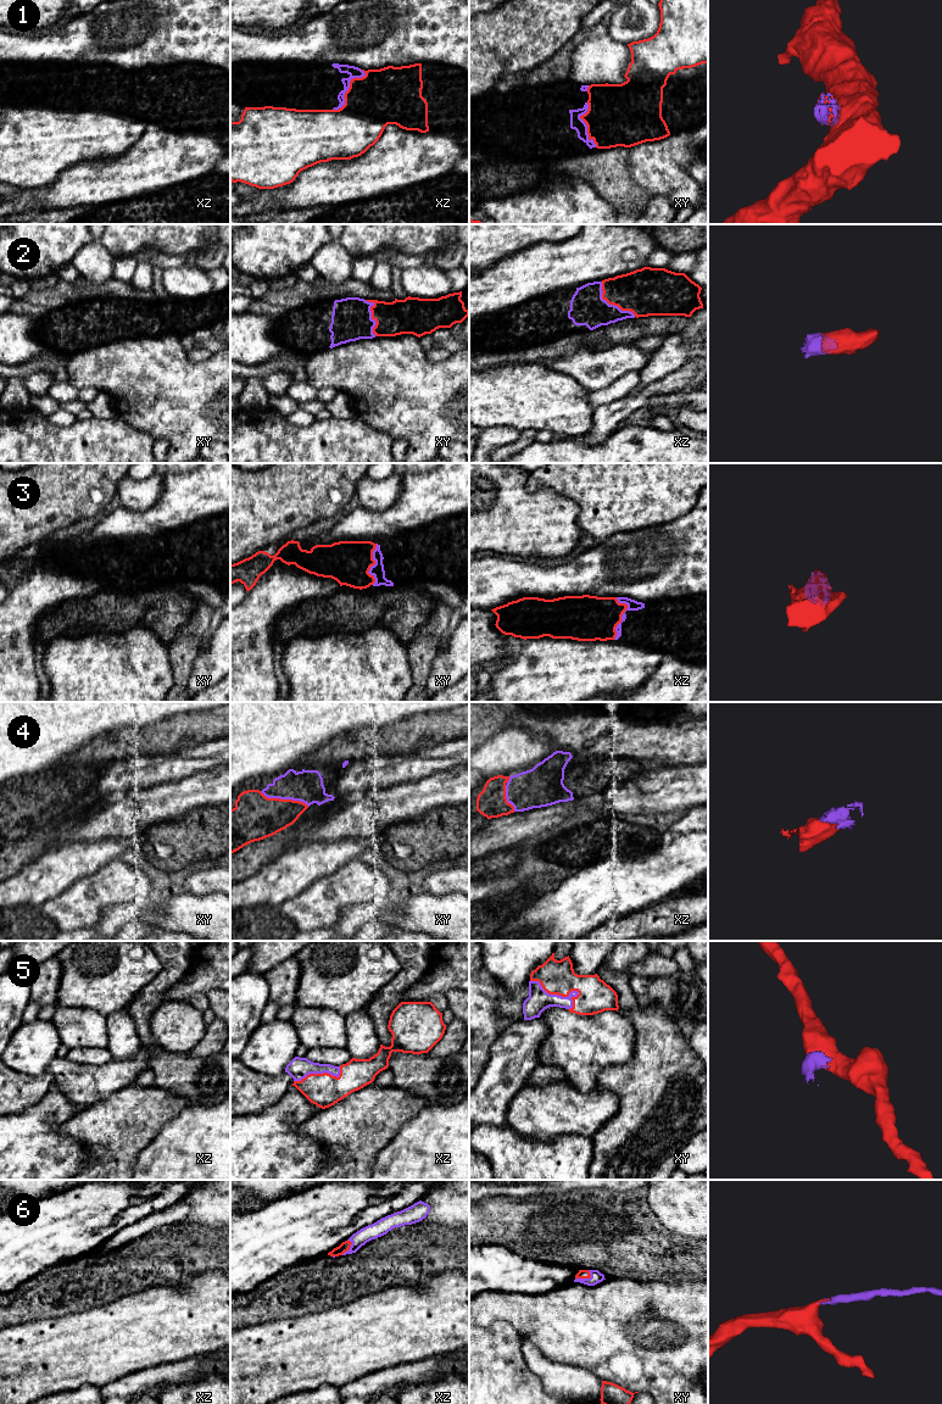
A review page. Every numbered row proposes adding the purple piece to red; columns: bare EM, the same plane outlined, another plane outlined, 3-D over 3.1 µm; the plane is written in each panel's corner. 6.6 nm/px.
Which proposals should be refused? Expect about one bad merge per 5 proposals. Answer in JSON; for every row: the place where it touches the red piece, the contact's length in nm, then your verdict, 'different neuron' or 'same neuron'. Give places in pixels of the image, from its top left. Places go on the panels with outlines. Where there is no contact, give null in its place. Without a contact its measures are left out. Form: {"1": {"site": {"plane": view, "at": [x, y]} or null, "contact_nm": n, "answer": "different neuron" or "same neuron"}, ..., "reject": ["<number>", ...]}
{"1": {"site": {"plane": "xz", "at": [349, 89]}, "contact_nm": 340, "answer": "different neuron"}, "2": {"site": {"plane": "xz", "at": [611, 304]}, "contact_nm": 320, "answer": "same neuron"}, "3": {"site": {"plane": "xz", "at": [620, 617]}, "contact_nm": 280, "answer": "same neuron"}, "4": {"site": {"plane": "xy", "at": [284, 800]}, "contact_nm": 340, "answer": "same neuron"}, "5": {"site": {"plane": "xy", "at": [555, 993]}, "contact_nm": 340, "answer": "same neuron"}, "6": {"site": {"plane": "xy", "at": [585, 1277]}, "contact_nm": 120, "answer": "same neuron"}, "reject": ["1"]}

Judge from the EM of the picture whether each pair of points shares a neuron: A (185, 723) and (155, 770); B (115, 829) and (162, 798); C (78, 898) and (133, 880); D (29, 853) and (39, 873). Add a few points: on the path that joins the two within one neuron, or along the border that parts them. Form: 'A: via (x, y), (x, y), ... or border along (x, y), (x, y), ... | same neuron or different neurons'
A: border along (194, 746), (183, 746), (172, 751), (138, 756) | different neurons
B: via (127, 817), (143, 807), (150, 806) | same neuron
C: via (92, 901), (112, 884), (120, 882) | same neuron
D: border along (53, 848), (43, 852), (12, 875) | different neurons

